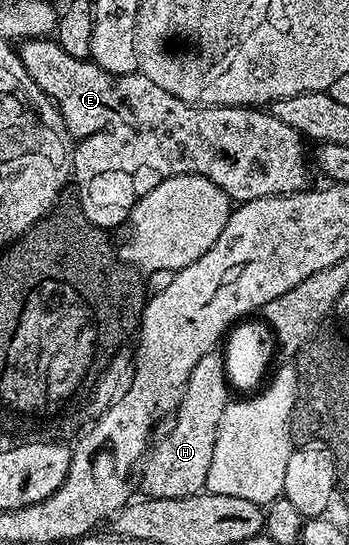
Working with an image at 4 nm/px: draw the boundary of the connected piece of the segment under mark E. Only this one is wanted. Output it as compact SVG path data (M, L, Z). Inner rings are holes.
M46 37L20 40L17 45L17 52L19 58L23 60L25 71L29 71L33 83L37 83L37 87L47 97L47 100L55 102L55 108L59 110L60 115L63 117L63 122L67 128L67 136L73 142L73 185L79 188L77 196L81 207L85 211L85 219L89 219L89 223L93 223L98 229L112 231L111 229L117 228L122 221L124 224L130 218L131 208L145 194L153 191L153 187L157 187L170 177L180 177L181 175L204 177L217 187L221 187L221 191L225 191L225 195L235 203L252 201L253 199L265 199L266 197L284 197L286 193L302 193L304 189L312 184L312 170L309 168L309 149L306 149L308 146L305 144L305 139L297 131L293 131L293 127L288 127L285 123L281 123L281 119L274 117L266 108L244 107L242 105L200 105L182 101L177 99L177 95L169 95L169 91L157 87L157 83L153 83L153 79L149 79L141 72L113 75L90 59L85 61L73 59L73 55L67 54L59 46L58 41Z

